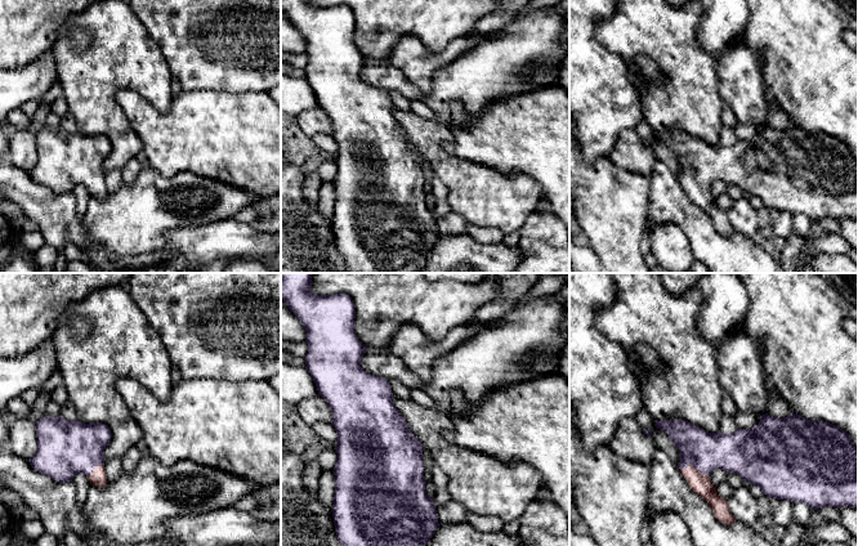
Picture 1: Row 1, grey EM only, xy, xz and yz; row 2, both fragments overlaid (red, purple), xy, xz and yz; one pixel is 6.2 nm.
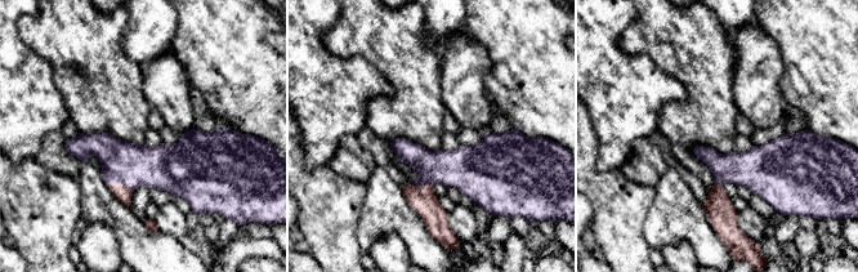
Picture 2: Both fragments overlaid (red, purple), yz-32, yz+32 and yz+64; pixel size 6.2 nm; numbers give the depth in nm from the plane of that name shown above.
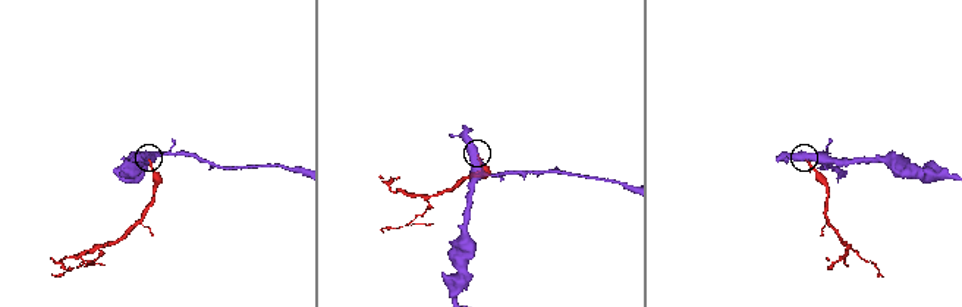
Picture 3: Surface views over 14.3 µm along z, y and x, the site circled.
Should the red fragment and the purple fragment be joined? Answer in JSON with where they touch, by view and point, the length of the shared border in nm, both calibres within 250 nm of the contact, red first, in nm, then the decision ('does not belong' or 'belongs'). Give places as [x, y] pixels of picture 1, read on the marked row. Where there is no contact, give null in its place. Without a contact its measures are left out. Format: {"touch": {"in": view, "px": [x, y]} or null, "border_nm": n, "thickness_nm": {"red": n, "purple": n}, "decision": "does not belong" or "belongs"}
{"touch": {"in": "yz", "px": [693, 468]}, "border_nm": 190, "thickness_nm": {"red": 130, "purple": 240}, "decision": "belongs"}

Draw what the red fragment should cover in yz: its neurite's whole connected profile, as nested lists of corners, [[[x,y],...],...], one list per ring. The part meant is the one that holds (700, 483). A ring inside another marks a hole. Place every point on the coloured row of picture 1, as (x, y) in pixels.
[[[768,413],[754,428],[732,434],[709,433],[688,421],[662,420],[654,426],[663,430],[680,453],[678,467],[693,492],[700,494],[723,524],[736,522],[727,500],[716,493],[710,475],[716,469],[738,474],[758,485],[769,498],[804,502],[812,510],[832,506],[858,506],[858,449],[850,435],[827,421],[810,421],[797,413],[777,419]]]

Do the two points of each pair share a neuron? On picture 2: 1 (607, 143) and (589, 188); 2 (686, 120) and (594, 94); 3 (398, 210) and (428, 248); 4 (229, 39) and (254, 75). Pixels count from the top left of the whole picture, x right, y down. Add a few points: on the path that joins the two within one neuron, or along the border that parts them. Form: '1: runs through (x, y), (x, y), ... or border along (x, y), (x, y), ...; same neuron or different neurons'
1: border along (597, 137), (597, 168), (602, 172), (619, 169); different neurons
2: border along (686, 96), (662, 107), (656, 128); different neurons
3: runs through (402, 219), (419, 239); same neuron
4: runs through (229, 48), (245, 66); same neuron

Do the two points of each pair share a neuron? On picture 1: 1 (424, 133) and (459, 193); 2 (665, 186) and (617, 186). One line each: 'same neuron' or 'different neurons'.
1: same neuron
2: different neurons

